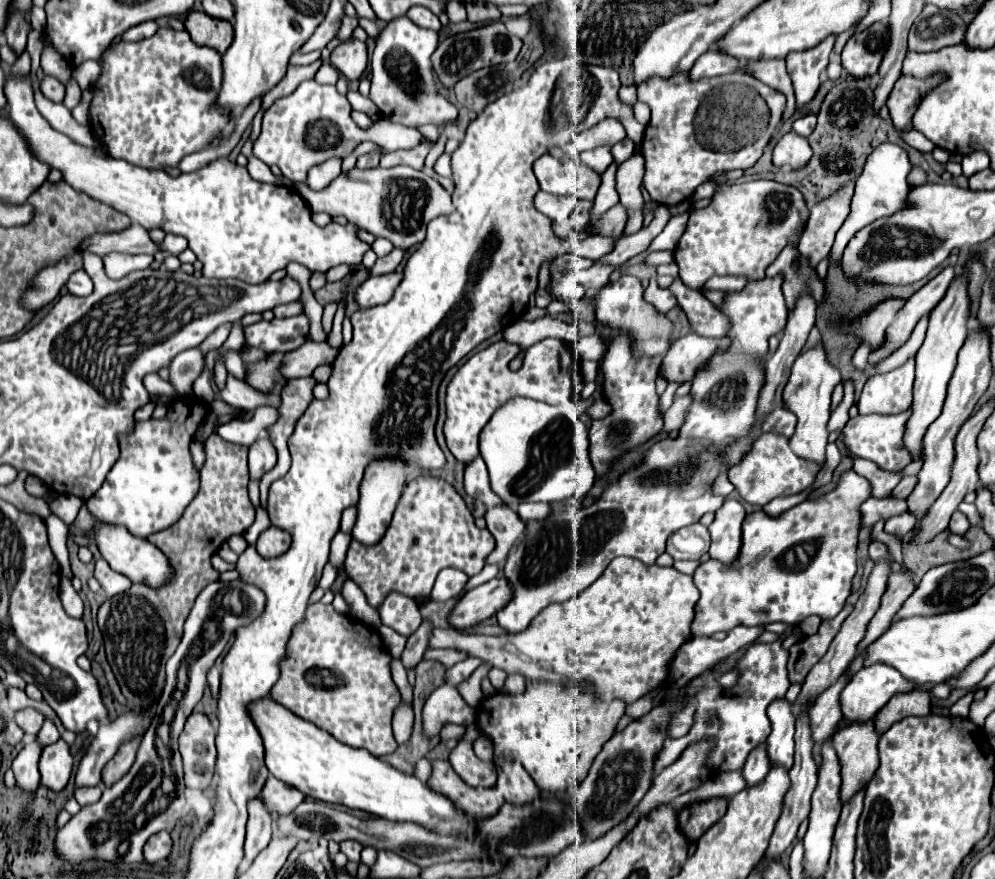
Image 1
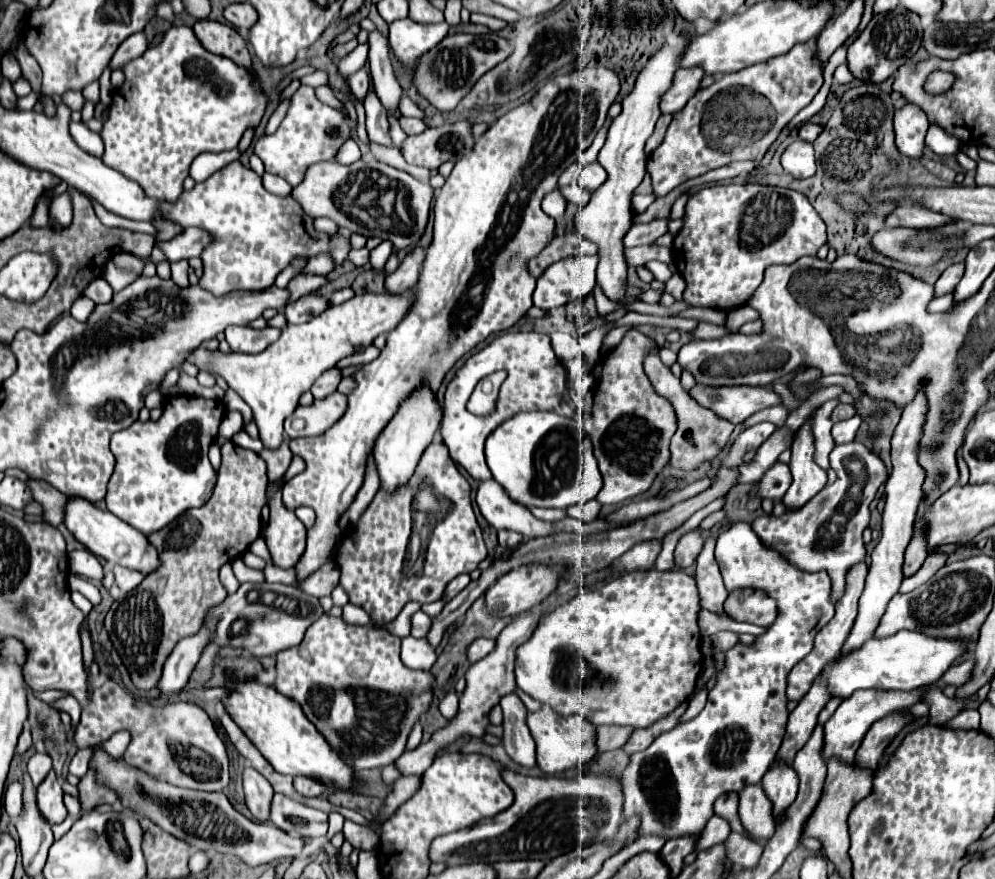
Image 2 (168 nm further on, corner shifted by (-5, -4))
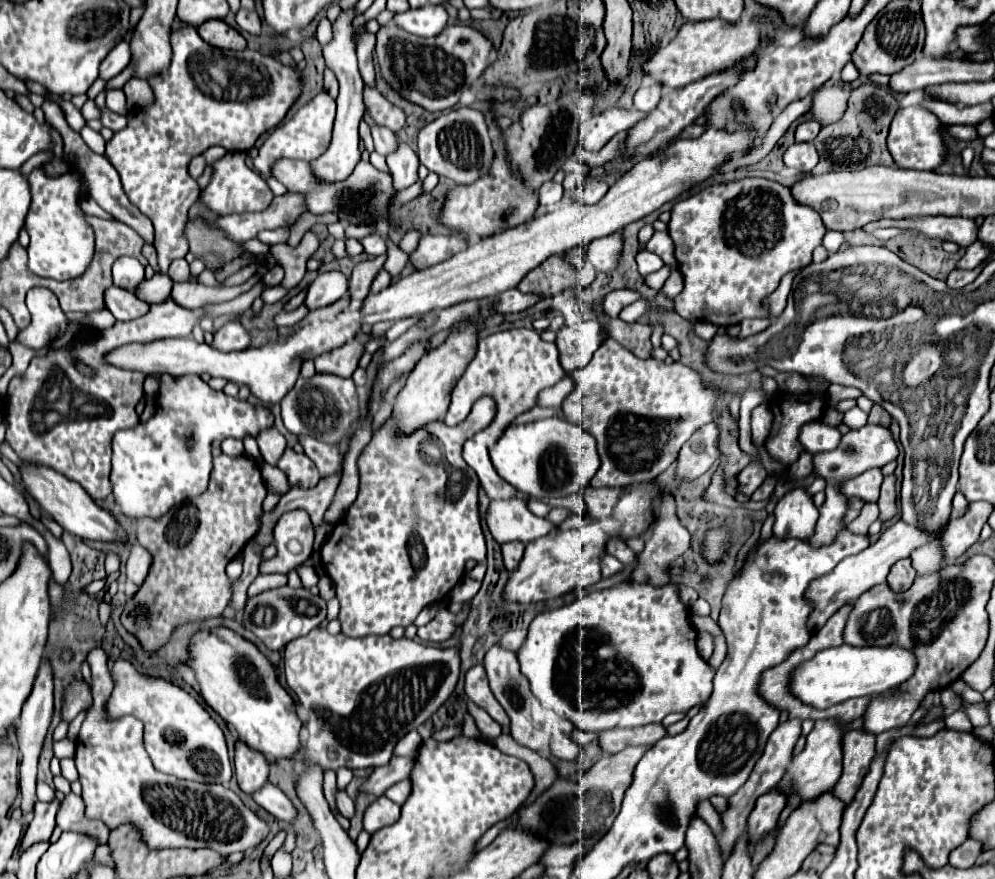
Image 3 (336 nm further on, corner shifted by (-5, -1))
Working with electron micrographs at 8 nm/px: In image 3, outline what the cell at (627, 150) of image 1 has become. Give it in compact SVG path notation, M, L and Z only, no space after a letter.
M623 230L597 238L587 246L587 258L593 262L597 272L615 270L621 262L621 252L623 252Z

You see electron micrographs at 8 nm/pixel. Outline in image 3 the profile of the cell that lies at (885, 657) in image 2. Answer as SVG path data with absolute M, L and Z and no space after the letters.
M843 644L819 652L813 660L809 660L809 664L801 664L801 668L797 668L797 672L793 674L793 694L797 694L801 702L823 710L849 698L885 692L893 686L907 682L915 674L917 662L919 658L911 650L901 648L899 644L879 648L877 646L857 648Z

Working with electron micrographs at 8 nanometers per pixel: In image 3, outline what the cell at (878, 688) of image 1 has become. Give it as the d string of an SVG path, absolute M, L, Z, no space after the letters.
M839 718L831 720L817 720L815 728L807 736L805 750L793 758L793 764L789 764L789 772L785 774L785 780L781 780L781 788L789 794L793 788L801 792L801 800L811 800L821 796L823 792L831 790L843 770L843 736L845 736L847 724L841 722Z

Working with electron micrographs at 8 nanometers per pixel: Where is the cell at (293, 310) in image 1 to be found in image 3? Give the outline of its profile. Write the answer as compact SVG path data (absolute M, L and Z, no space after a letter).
M325 272L319 274L307 290L305 306L309 310L317 310L337 302L347 292L347 278L341 272Z

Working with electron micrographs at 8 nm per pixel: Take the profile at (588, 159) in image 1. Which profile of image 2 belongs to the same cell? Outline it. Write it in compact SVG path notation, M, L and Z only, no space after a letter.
M595 161L589 165L579 165L579 173L577 173L577 185L589 193L597 191L597 187L601 187L601 183L605 183L605 169Z

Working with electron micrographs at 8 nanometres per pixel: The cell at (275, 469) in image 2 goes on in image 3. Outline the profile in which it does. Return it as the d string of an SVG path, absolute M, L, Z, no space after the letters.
M287 448L283 452L277 466L289 476L291 486L301 482L301 484L305 484L305 488L311 488L319 482L317 480L317 468L313 468L313 462L305 454L295 454L291 448Z

